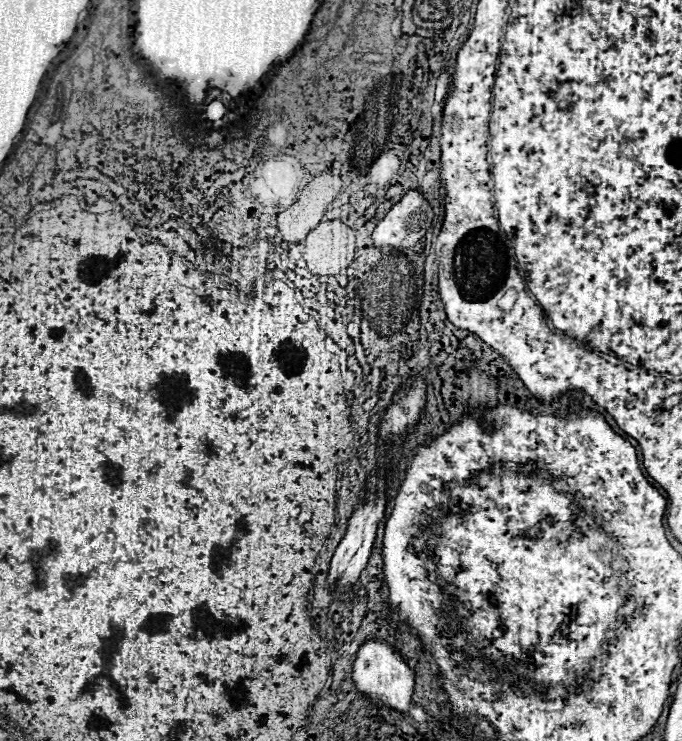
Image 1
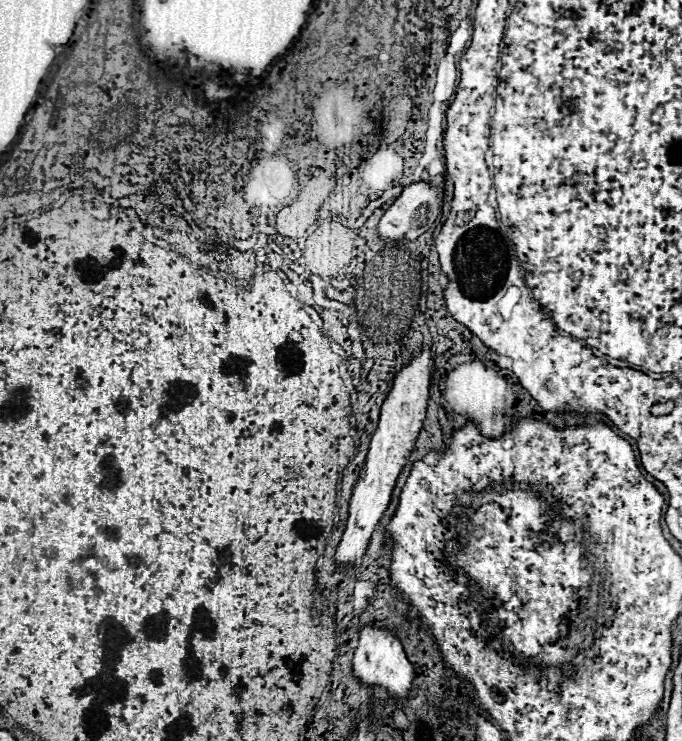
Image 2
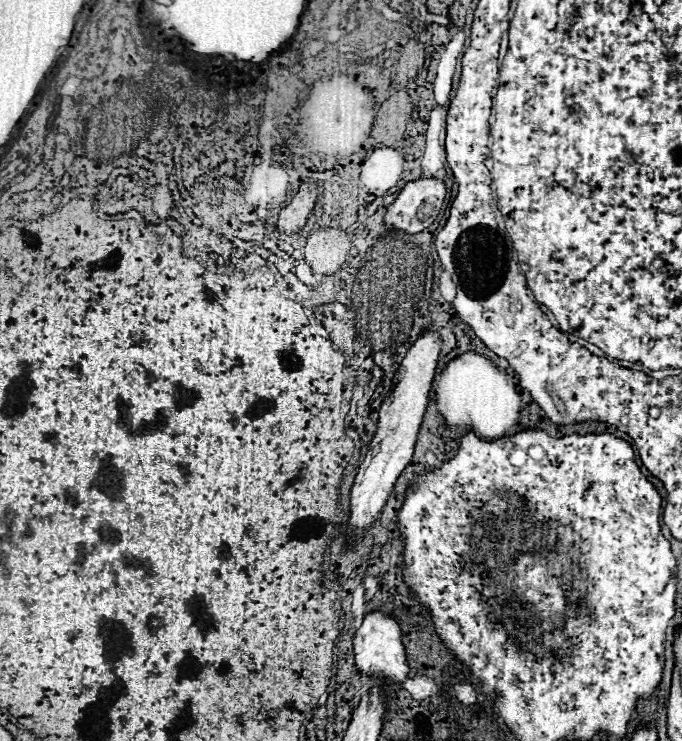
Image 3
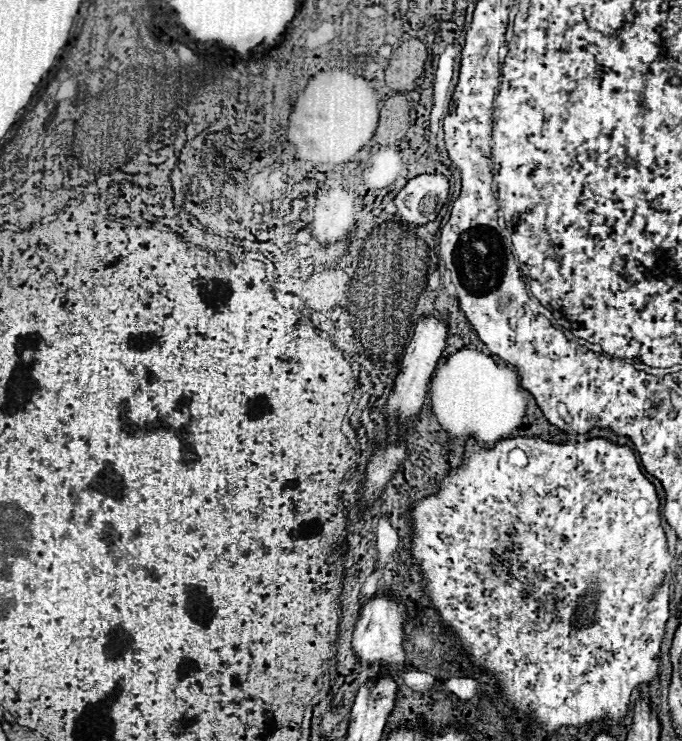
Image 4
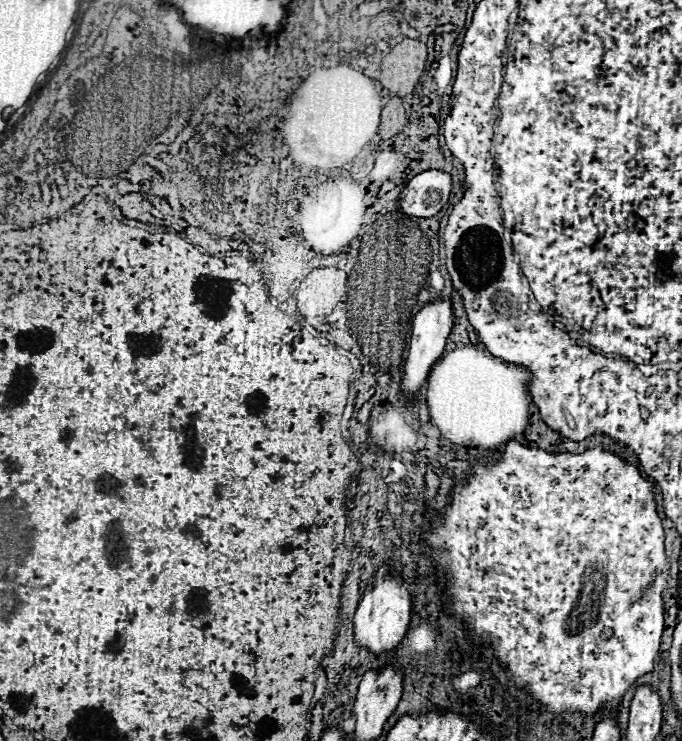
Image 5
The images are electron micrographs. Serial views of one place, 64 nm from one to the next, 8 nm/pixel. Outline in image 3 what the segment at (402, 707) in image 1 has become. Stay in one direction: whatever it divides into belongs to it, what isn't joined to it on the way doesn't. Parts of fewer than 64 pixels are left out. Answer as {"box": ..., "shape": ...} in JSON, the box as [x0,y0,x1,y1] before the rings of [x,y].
{"box":[354,610,410,682],"shape":[[[372,610],[364,616],[362,626],[356,630],[354,634],[354,660],[356,660],[356,668],[364,674],[376,674],[386,682],[404,682],[410,666],[406,662],[406,654],[404,654],[404,646],[402,646],[402,632],[400,626],[396,622],[394,616],[384,614],[382,610]]]}

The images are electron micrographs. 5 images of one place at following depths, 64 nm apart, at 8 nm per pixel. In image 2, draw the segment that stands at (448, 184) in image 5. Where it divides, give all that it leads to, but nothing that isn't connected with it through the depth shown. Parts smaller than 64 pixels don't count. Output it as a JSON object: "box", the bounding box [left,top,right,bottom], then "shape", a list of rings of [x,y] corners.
{"box":[378,182,442,240],"shape":[[[414,182],[404,186],[400,198],[386,210],[378,224],[384,240],[416,240],[436,220],[442,206],[442,190],[430,182]]]}

